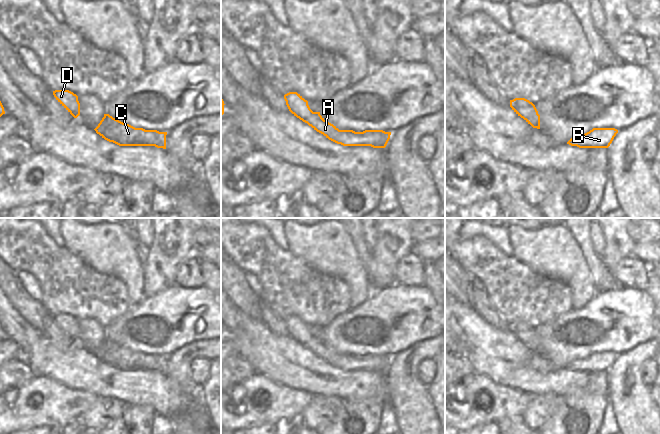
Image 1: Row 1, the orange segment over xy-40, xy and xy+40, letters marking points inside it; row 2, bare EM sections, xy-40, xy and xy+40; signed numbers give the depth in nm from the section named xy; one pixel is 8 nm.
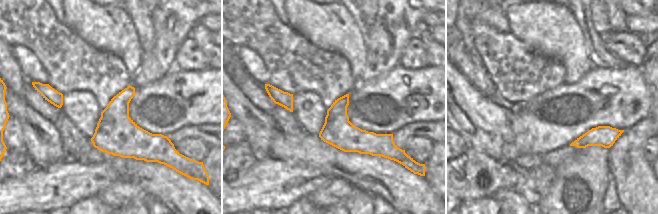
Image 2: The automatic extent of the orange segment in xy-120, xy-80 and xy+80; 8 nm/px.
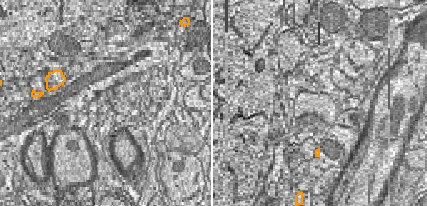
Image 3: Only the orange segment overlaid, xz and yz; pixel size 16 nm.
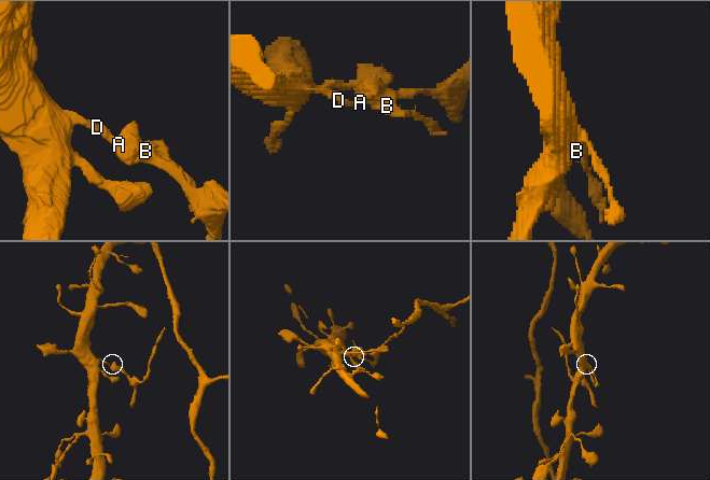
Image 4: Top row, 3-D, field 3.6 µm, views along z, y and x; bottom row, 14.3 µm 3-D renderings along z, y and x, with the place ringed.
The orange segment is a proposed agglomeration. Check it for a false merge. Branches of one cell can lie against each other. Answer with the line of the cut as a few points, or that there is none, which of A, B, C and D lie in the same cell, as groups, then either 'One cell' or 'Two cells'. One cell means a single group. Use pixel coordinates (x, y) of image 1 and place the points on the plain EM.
Split along xy (314, 336), (308, 348). Groups: A B C / D. Two cells.

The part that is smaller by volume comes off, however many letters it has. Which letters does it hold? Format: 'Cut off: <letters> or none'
Cut off: A, B, C

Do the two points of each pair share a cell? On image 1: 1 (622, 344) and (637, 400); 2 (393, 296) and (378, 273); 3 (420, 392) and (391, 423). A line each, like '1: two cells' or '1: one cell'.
1: two cells
2: two cells
3: two cells

